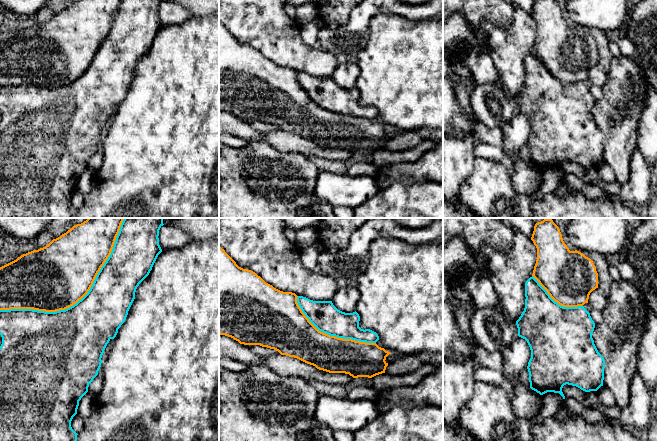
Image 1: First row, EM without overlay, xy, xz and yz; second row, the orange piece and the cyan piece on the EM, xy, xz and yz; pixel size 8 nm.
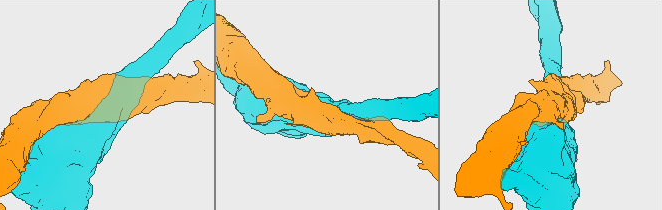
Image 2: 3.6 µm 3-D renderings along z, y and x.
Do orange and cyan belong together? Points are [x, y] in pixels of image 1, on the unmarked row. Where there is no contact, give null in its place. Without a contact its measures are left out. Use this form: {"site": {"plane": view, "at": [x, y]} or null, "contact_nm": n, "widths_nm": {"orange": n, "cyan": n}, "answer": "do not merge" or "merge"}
{"site": {"plane": "xy", "at": [77, 77]}, "contact_nm": 1200, "widths_nm": {"orange": 500, "cyan": 440}, "answer": "do not merge"}

